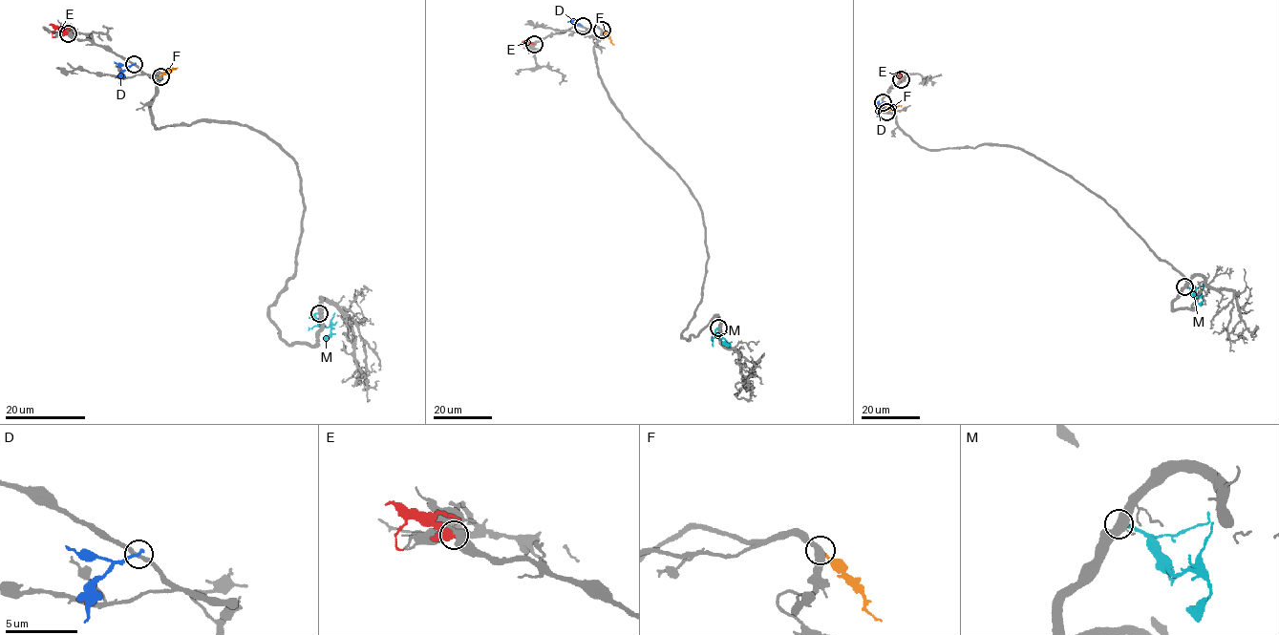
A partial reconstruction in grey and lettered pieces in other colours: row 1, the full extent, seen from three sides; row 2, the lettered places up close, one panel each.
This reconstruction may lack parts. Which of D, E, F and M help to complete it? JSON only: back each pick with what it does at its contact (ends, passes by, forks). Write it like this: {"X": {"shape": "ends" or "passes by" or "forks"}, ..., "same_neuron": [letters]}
{"same_neuron": []}

